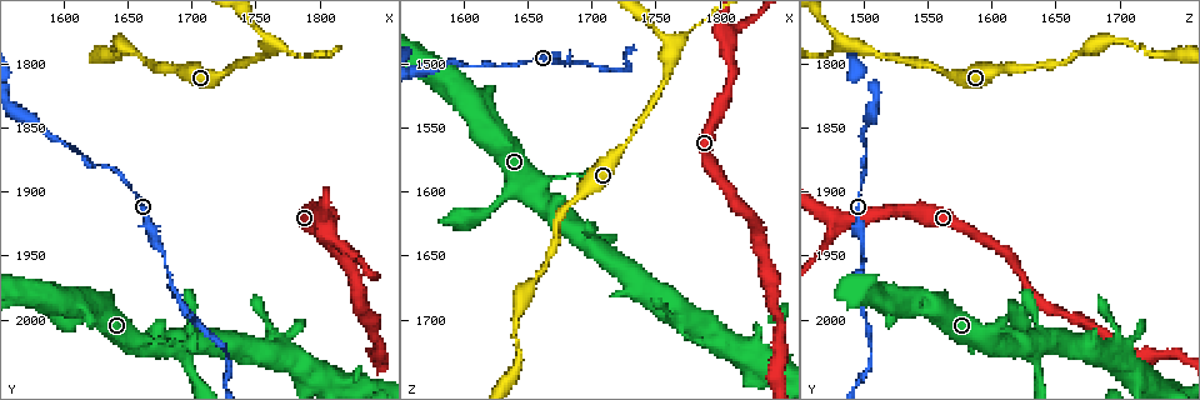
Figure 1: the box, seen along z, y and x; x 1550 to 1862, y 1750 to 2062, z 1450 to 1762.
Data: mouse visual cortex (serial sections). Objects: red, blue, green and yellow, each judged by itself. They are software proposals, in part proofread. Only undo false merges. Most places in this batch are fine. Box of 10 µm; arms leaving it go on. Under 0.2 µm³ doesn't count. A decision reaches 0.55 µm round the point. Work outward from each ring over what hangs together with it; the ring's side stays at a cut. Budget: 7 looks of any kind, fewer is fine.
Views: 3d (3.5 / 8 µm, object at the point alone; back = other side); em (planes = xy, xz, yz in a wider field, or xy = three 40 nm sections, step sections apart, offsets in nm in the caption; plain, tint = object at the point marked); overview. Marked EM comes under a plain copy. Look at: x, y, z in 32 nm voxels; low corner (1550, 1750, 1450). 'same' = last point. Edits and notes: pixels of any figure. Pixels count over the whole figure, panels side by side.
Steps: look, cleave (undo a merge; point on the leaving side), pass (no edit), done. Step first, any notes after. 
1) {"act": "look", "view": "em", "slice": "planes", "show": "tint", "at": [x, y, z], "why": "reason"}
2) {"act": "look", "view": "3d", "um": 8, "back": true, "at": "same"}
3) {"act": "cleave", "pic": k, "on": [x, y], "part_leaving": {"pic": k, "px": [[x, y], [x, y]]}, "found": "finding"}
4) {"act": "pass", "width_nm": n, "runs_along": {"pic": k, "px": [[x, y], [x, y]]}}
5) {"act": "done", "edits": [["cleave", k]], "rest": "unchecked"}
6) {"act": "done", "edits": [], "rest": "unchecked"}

{"act": "look", "view": "3d", "um": 3.5, "at": [1674, 1942, 1498], "why": "calibre changes"}

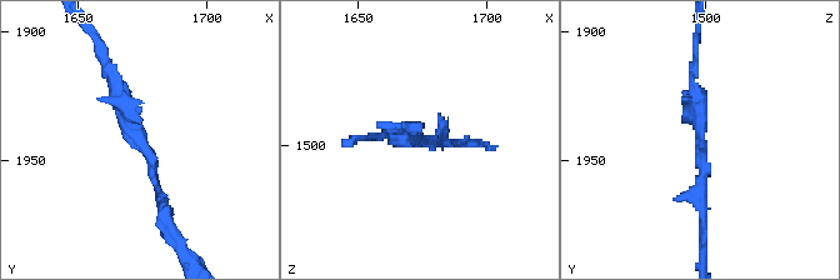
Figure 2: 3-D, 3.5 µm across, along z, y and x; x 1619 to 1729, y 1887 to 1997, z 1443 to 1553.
{"act": "look", "view": "em", "slice": "xy", "step": 2, "show": "tint", "at": [1674, 1941, 1499]}

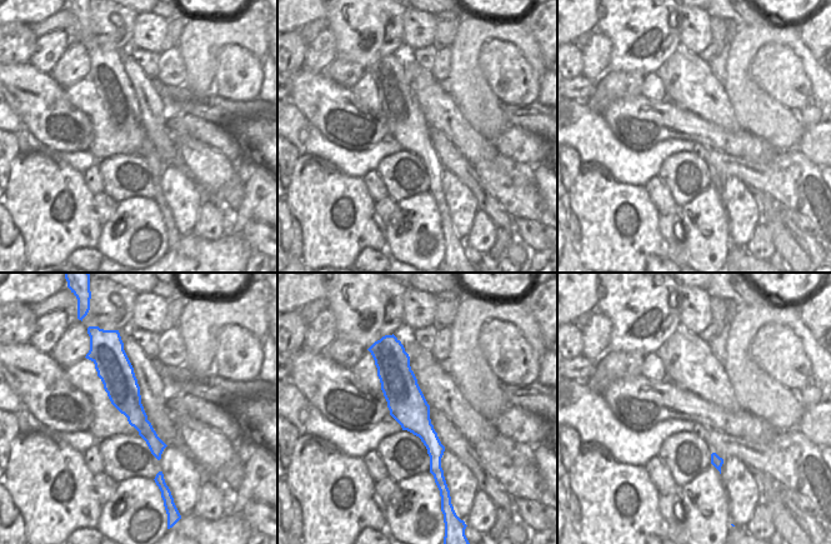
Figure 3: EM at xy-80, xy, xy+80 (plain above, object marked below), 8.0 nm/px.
{"act": "pass", "runs_along": {"pic": 2, "px": [[108, 61], [165, 210]]}, "found": "all the same cell"}

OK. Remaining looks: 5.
{"act": "look", "view": "3d", "um": 3.5, "at": [1692, 2026, 1634], "why": "three-way junction"}

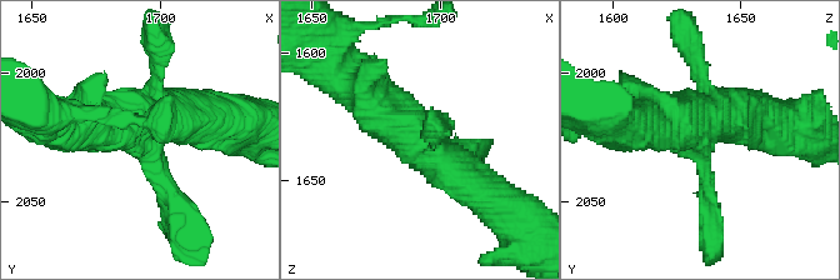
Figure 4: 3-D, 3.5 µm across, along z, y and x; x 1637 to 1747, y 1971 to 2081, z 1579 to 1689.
{"act": "look", "view": "em", "slice": "xy", "step": 1, "show": "tint", "at": [1691, 2027, 1632]}

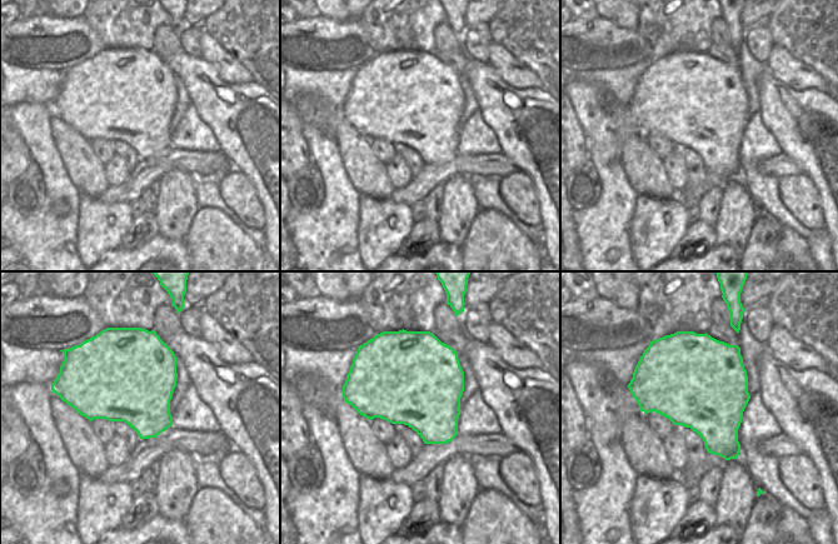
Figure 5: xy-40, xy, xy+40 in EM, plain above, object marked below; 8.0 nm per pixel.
{"act": "pass", "found": "one cell here"}

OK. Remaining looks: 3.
{"act": "look", "view": "em", "slice": "planes", "show": "tint", "at": [1760, 1786, 1488], "why": "a fork"}

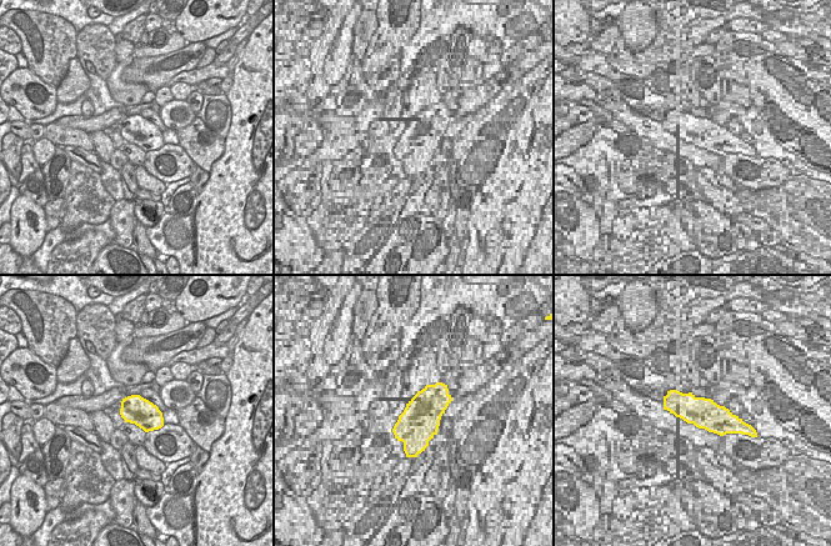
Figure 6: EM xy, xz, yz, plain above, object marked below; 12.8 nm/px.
{"act": "look", "view": "3d", "um": 3.5, "at": "same", "why": "see where the arms go"}

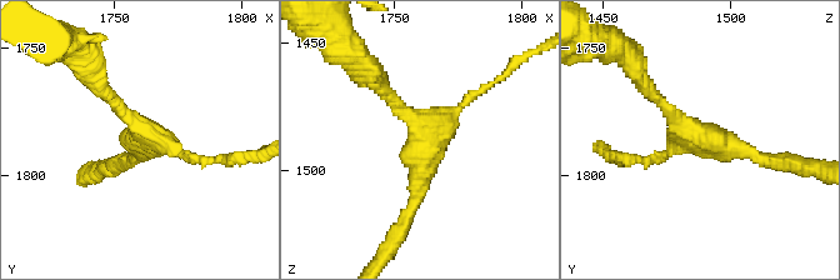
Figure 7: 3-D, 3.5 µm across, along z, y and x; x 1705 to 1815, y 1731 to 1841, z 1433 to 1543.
{"act": "pass", "width_nm": 360, "runs_along": {"pic": 7, "px": [[770, 160], [688, 130], [645, 84]]}, "found": "continuous, no second cell"}

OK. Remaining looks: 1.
{"act": "done", "edits": [], "rest": "unchecked"}

